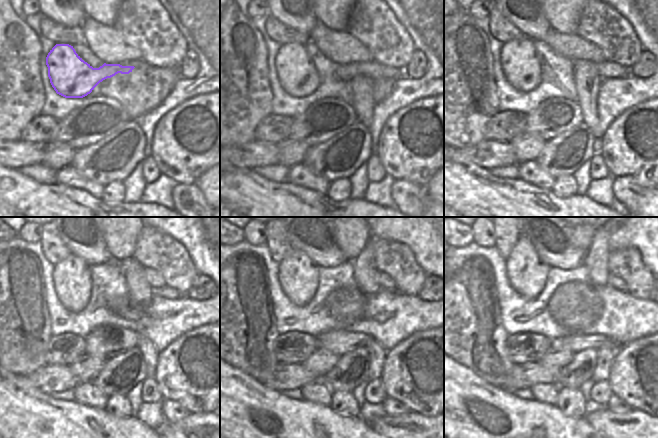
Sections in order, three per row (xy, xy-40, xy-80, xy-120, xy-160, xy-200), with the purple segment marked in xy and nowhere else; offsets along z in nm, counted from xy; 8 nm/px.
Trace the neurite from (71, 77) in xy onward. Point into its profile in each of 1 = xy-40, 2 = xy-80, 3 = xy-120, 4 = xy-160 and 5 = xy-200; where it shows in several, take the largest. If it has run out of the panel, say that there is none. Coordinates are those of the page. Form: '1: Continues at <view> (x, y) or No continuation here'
1: Continues at xy-40 (297, 75)
2: Continues at xy-80 (518, 59)
3: Continues at xy-120 (72, 282)
4: Continues at xy-160 (298, 276)
5: Continues at xy-200 (527, 274)

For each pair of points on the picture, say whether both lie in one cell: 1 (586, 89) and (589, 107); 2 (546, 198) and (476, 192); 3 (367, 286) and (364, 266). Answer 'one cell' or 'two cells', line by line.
1: one cell
2: one cell
3: one cell

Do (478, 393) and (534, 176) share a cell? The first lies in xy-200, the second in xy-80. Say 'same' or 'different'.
different

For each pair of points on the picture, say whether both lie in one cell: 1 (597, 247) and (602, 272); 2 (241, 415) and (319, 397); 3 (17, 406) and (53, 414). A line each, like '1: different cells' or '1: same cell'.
1: same cell
2: different cells
3: same cell

